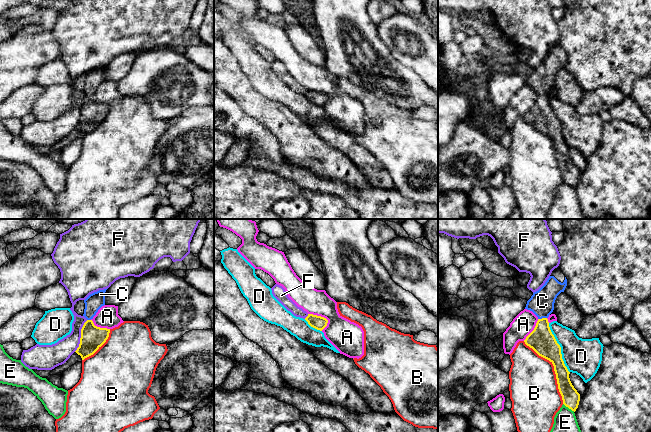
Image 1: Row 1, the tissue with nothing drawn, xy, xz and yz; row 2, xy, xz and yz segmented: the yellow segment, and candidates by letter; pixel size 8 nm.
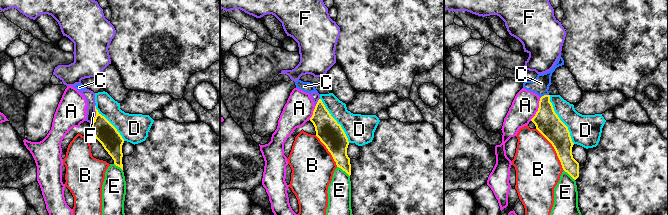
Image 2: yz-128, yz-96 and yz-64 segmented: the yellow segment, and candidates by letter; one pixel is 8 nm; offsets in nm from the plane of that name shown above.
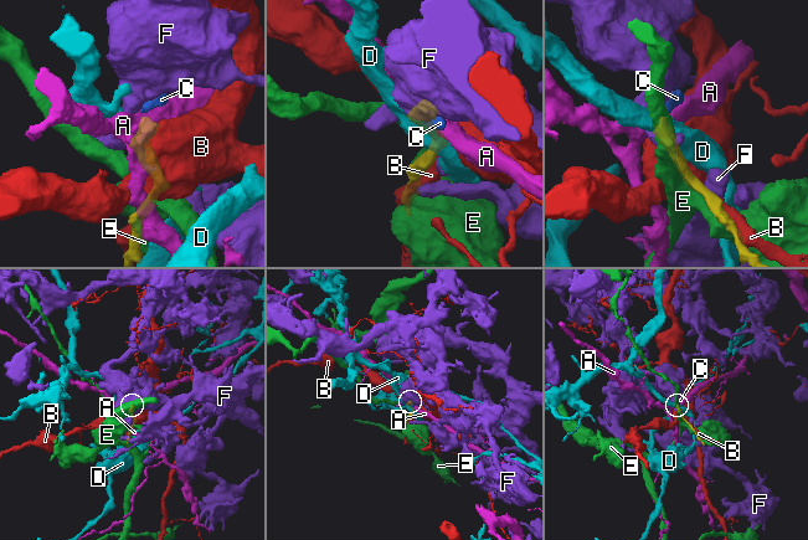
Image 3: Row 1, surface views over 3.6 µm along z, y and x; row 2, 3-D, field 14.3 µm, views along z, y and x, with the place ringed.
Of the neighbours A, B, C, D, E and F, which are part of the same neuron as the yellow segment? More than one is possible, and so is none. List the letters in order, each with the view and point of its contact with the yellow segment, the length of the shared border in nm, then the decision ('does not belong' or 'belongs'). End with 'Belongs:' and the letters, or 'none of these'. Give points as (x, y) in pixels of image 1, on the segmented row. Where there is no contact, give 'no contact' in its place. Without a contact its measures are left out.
A: meets yellow in xz at (320, 316); contact 190 nm long; does not belong
B: meets yellow in yz at (554, 369); contact 600 nm long; does not belong
C: meets yellow in yz at (542, 318); contact 70 nm long; belongs
D: meets yellow in yz at (560, 348); contact 440 nm long; does not belong
E: meets yellow in yz at (569, 408); contact 120 nm long; does not belong
F: meets yellow in xy at (81, 336); contact 280 nm long; does not belong
Belongs: C

